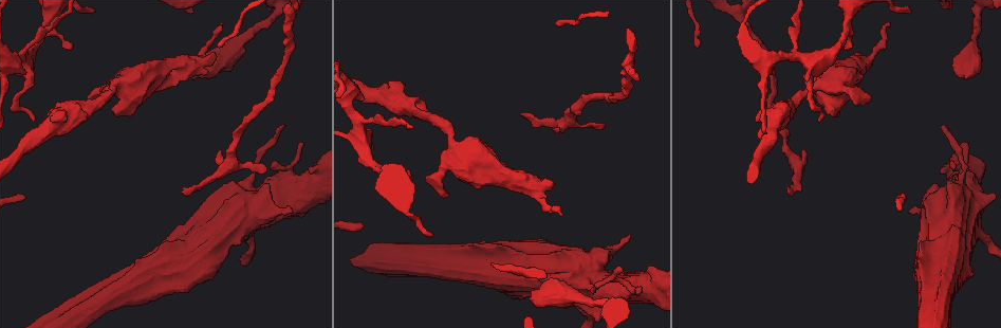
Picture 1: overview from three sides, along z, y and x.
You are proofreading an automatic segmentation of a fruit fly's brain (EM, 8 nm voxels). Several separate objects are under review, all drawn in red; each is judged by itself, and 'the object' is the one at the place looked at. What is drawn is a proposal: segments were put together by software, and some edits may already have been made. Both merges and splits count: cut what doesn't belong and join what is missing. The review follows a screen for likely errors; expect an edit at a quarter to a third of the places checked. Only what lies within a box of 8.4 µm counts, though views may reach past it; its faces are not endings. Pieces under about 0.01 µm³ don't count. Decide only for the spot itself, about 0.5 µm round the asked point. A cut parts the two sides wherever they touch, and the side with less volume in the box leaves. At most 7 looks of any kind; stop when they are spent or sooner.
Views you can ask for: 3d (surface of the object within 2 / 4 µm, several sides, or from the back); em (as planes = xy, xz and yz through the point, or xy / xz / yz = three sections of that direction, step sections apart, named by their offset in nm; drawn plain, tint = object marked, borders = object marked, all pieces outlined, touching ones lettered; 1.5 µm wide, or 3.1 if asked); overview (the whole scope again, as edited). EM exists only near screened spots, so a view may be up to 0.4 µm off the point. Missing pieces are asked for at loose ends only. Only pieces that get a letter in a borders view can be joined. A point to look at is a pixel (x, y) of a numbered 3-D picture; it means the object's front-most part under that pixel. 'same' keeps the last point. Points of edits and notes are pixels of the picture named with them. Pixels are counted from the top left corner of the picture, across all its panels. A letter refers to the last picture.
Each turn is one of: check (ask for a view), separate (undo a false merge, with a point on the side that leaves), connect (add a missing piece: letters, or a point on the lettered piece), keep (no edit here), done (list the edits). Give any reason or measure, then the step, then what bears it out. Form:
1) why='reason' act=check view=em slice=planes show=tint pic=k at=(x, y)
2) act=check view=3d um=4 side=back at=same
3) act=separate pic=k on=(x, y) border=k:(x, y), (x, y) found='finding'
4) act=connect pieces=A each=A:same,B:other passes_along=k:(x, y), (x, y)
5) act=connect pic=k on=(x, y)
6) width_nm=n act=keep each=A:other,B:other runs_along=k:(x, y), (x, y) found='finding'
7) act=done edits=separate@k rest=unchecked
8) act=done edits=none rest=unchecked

why='free end' act=check view=3d um=2 pic=1 at=(819, 119)

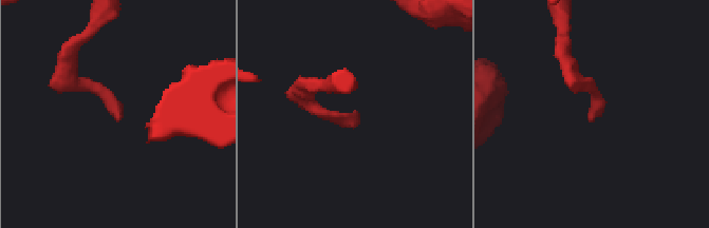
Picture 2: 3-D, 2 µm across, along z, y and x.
act=check view=em slice=yz step=4 show=borders pic=2 at=(118, 120)

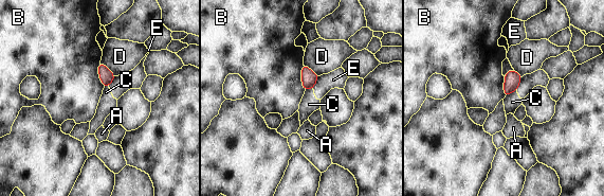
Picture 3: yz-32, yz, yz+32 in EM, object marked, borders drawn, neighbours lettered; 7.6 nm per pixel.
act=check view=em slice=planes show=borders at=same

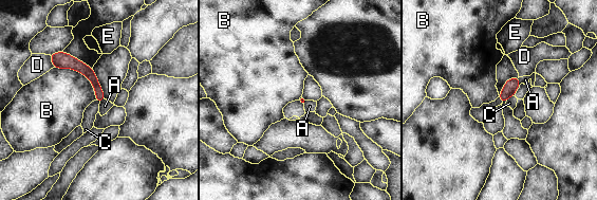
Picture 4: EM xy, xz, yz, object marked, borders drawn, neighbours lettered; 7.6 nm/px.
longest_contact=B:420nm act=keep each=A:other,B:other,C:other,D:other,E:other border=4:(519, 77), (517, 90), (512, 95) found='no lettered piece goes on from it'

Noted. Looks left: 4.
why='thin end' act=check view=em slice=xy step=8 show=borders pic=1 at=(223, 21)

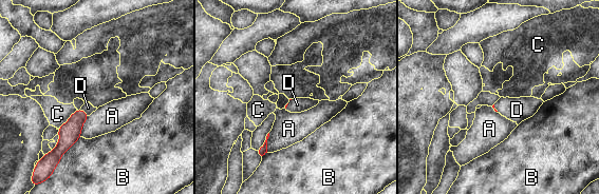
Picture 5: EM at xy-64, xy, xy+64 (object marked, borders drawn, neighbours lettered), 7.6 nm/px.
act=connect pieces=D each=A:other,B:other,C:other,D:same passes_along=5:(70, 132), (85, 112), (88, 108) found='the cell continues'

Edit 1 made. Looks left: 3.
act=done edits=connect@5 rest=unchecked

